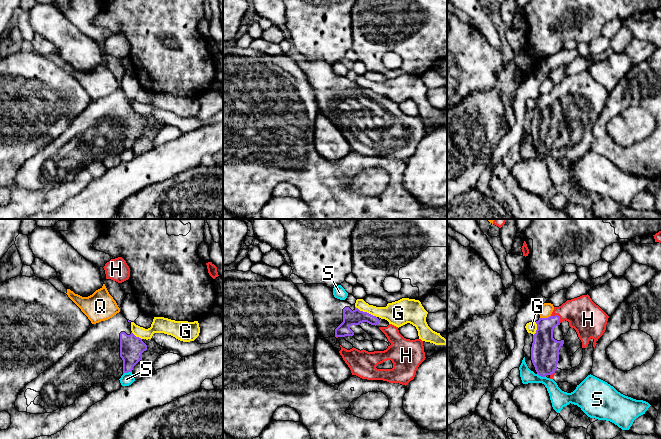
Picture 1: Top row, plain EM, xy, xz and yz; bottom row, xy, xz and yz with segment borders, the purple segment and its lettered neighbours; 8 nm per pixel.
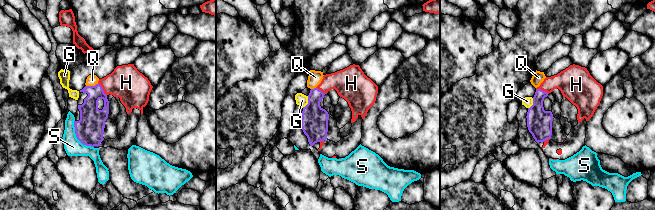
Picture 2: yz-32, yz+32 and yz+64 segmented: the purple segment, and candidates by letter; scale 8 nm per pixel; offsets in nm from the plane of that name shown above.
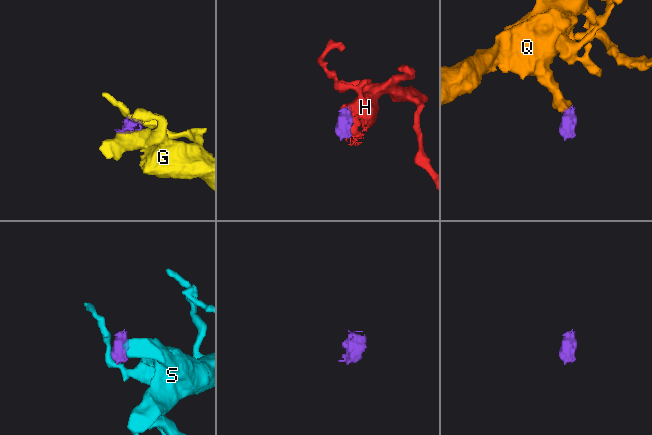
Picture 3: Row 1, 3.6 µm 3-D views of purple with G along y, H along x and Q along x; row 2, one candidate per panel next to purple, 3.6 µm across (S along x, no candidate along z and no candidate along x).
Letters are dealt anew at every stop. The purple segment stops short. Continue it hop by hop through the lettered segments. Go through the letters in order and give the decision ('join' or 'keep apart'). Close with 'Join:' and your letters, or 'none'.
G: keep apart
H: join
Q: keep apart
S: keep apart
Join: H

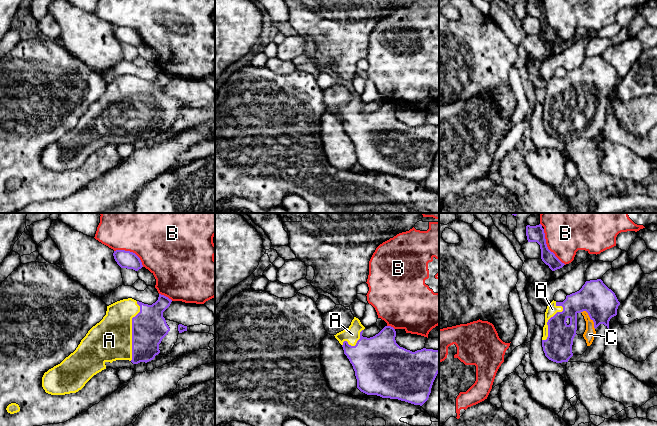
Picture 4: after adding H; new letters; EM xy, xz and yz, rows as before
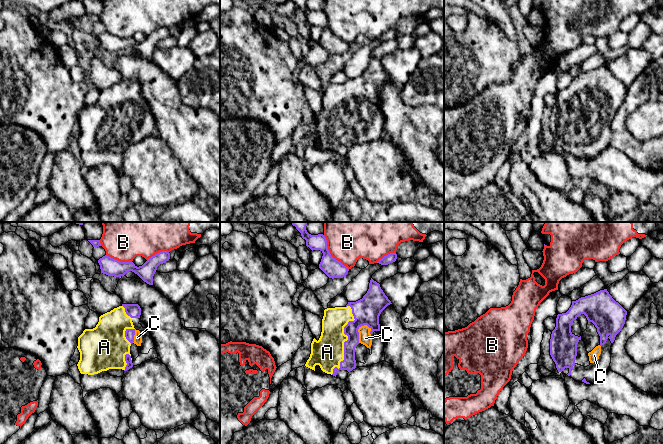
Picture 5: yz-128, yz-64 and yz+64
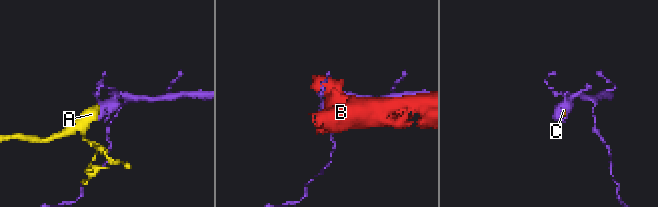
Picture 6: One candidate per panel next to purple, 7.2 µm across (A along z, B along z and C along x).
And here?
A: join
B: keep apart
C: join
Join: A, C

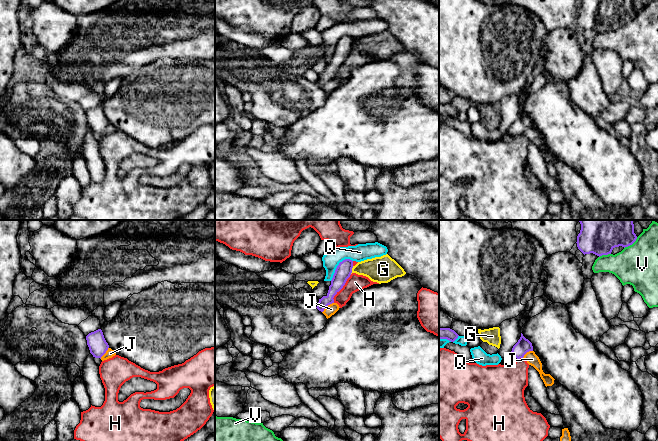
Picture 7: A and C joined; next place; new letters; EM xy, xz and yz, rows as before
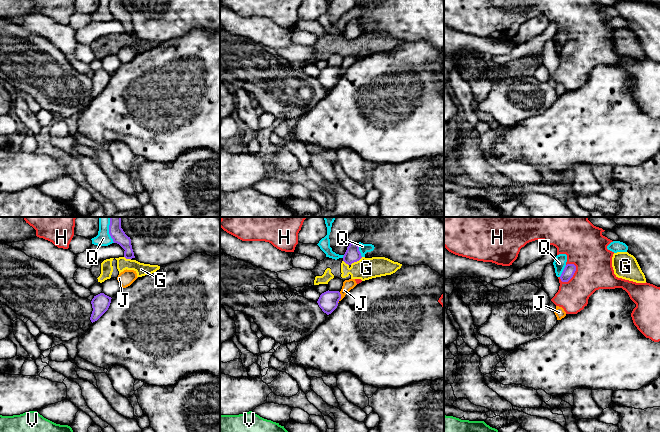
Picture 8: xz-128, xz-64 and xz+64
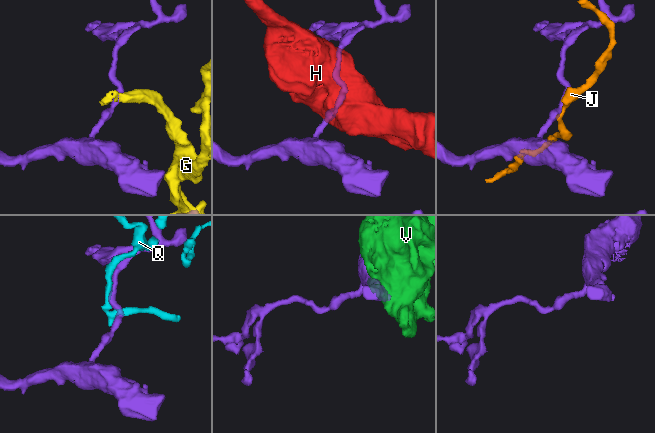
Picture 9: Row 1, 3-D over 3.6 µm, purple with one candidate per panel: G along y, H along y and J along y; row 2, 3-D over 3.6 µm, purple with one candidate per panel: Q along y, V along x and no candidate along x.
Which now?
G: keep apart
H: keep apart
J: keep apart
Q: keep apart
V: keep apart
Join: none

